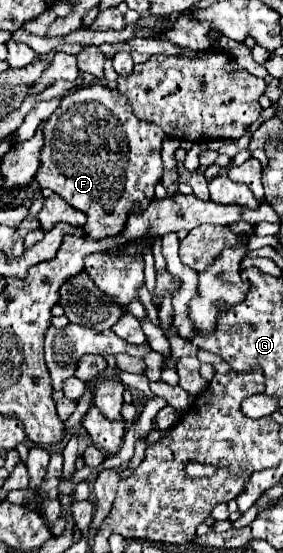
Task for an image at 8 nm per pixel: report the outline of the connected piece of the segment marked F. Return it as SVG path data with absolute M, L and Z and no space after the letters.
M90 84L78 90L72 90L64 96L56 112L46 120L44 128L44 148L40 152L40 170L36 182L44 188L50 188L62 196L70 206L86 214L86 228L92 240L102 240L106 236L118 236L124 232L128 214L148 208L154 200L154 186L162 178L162 158L160 148L166 134L160 126L152 122L138 120L132 112L132 106L124 100L118 90L110 90L104 84Z

